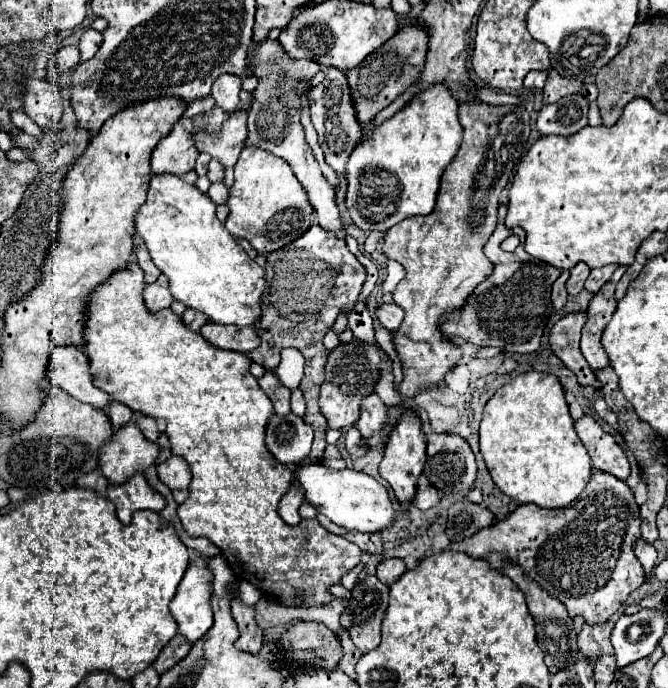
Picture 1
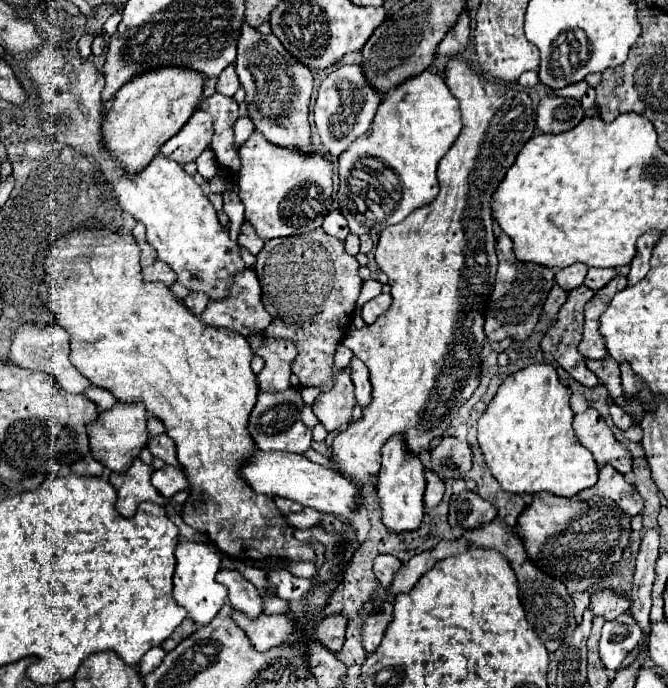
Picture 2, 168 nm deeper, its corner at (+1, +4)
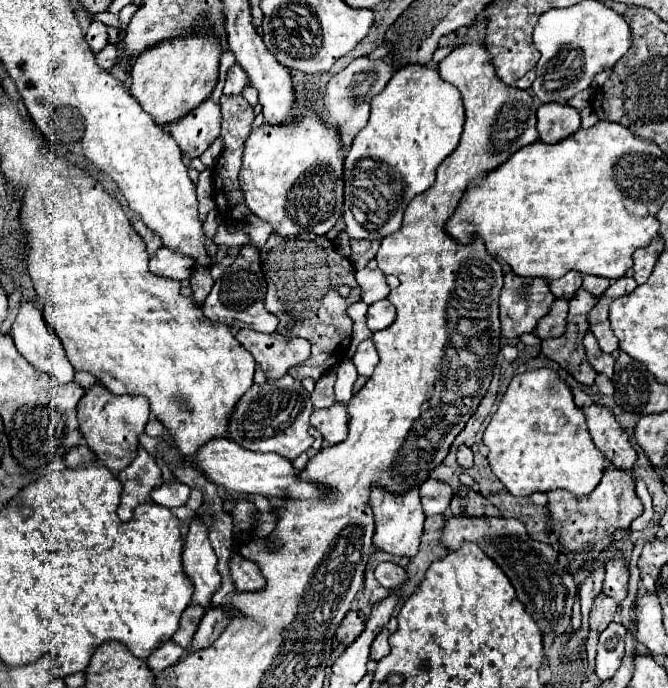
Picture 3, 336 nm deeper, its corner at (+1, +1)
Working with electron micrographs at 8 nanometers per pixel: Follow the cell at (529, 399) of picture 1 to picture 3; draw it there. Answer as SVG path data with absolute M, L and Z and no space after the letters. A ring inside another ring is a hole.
M554 369L516 375L492 415L482 441L488 447L492 473L516 497L552 489L588 495L600 483L606 467L604 455L590 439L584 413L574 405L568 385Z

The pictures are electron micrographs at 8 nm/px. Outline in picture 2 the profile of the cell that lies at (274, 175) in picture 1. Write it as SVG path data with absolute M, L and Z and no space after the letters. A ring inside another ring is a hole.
M252 132L250 138L240 146L240 176L238 176L238 188L240 188L240 200L246 208L246 220L256 228L256 234L262 240L270 238L282 238L282 236L294 236L304 234L310 230L316 230L322 226L324 216L332 210L332 162L328 162L320 152L296 152L292 148L280 148L276 144L270 144L260 132Z

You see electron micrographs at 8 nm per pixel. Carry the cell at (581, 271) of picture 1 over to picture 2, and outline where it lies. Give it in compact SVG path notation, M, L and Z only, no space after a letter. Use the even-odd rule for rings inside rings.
M572 264L568 268L562 268L562 270L556 272L556 284L562 290L570 292L570 290L574 290L576 286L580 286L584 282L586 270L588 270L588 266L584 266L584 264Z

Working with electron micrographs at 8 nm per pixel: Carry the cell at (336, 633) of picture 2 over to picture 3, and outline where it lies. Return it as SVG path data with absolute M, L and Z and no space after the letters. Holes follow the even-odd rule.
M348 611L336 629L336 639L342 645L350 645L364 629L364 615L360 611Z

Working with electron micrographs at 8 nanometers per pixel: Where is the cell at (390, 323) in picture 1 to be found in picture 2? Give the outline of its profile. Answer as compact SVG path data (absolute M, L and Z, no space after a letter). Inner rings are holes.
M378 294L376 298L372 298L368 304L364 304L362 308L362 318L366 324L372 324L382 312L386 312L392 304L392 296L390 294Z

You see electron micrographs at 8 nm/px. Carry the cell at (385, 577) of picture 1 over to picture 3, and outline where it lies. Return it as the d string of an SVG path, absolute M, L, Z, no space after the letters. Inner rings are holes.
M380 563L376 569L374 569L374 577L378 579L378 583L390 591L394 589L400 589L406 581L406 571L400 567L400 565L394 565L394 563Z

